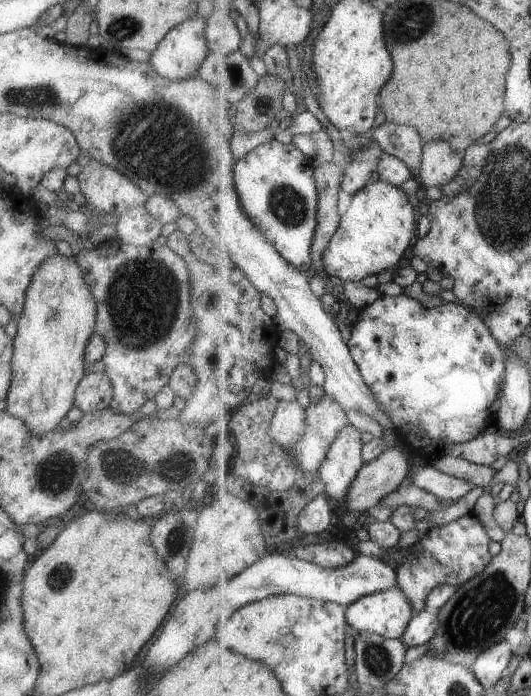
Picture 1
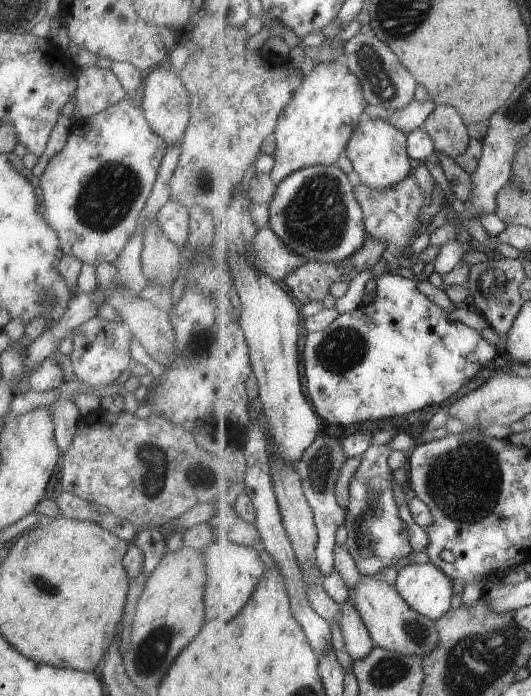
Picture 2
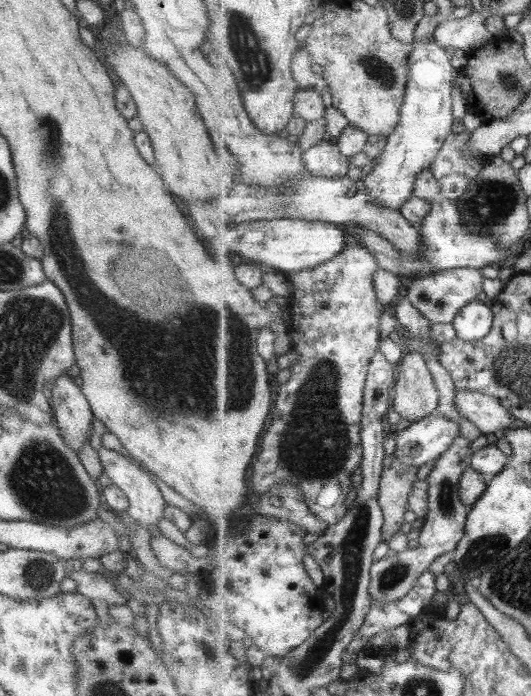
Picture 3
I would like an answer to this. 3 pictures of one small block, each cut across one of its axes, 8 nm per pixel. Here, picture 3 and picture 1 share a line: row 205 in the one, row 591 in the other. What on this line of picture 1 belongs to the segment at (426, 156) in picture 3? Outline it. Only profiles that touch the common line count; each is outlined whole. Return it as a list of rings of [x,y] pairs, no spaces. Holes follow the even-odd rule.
[[[401,586],[358,599],[346,610],[354,633],[370,631],[387,639],[401,639],[416,610]]]

